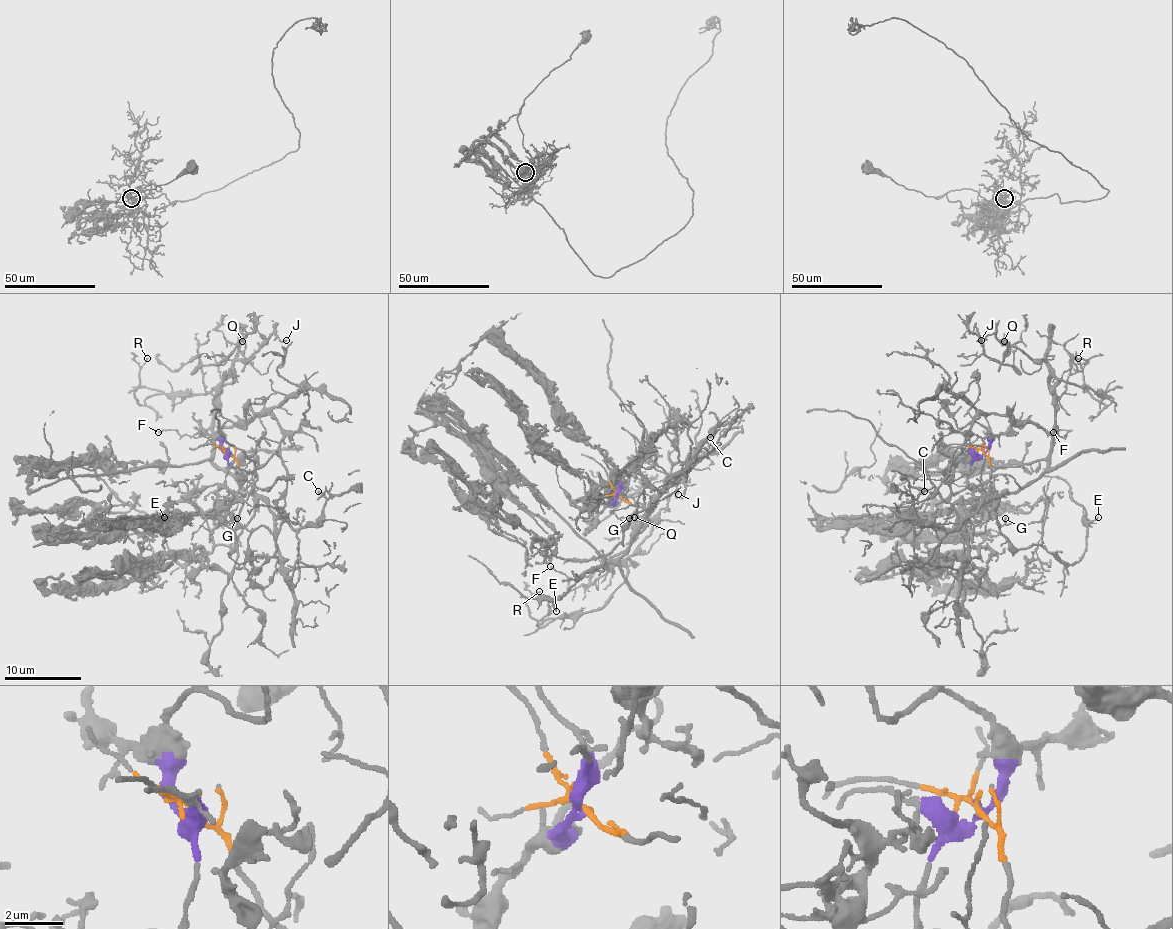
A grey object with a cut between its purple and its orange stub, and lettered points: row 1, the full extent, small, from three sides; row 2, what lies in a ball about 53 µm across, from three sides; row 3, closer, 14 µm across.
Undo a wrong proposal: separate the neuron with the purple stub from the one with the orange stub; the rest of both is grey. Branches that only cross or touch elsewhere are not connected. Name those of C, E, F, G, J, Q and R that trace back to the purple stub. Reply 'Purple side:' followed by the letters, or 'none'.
Purple side: none

